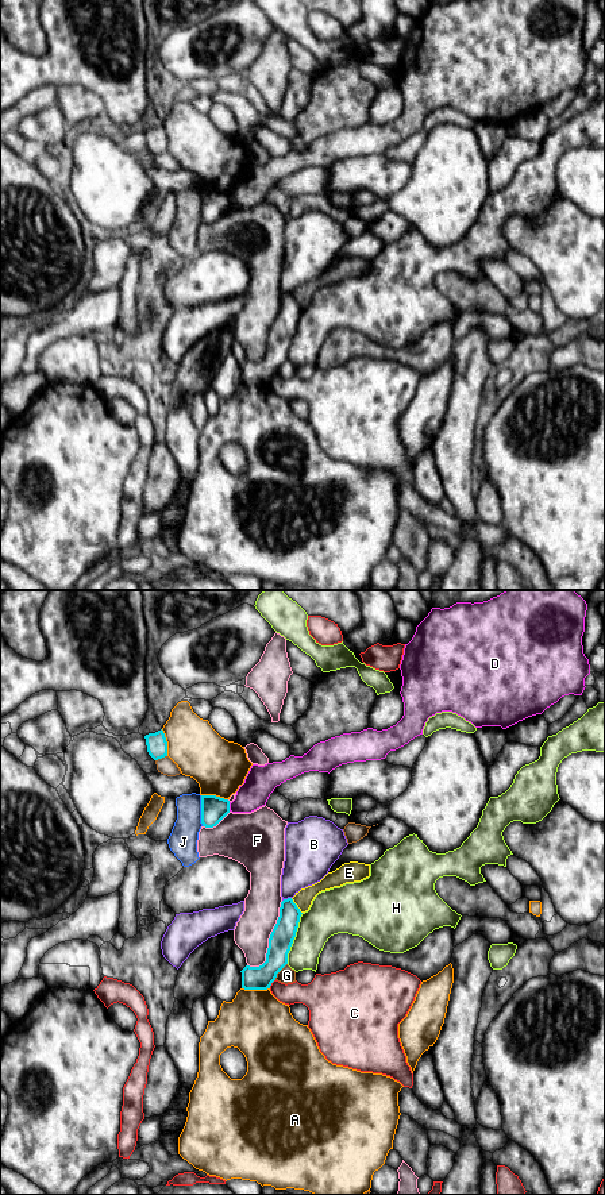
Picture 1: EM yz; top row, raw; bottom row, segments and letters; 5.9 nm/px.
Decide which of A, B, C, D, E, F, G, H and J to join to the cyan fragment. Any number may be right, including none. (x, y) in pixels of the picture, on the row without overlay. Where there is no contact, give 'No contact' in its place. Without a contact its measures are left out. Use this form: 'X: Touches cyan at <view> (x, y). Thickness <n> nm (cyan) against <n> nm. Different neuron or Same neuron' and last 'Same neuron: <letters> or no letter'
A: Touches cyan at yz (255, 384). Thickness 140 nm (cyan) against 380 nm. Different neuron
B: Touches cyan at yz (288, 293). Thickness 140 nm (cyan) against 280 nm. Different neuron
C: Touches cyan at yz (272, 377). Thickness 140 nm (cyan) against 140 nm. Different neuron
D: Touches cyan at yz (228, 201). Thickness 160 nm (cyan) against 190 nm. Different neuron
E: Touches cyan at yz (296, 301). Thickness 140 nm (cyan) against 100 nm. Different neuron
F: Touches cyan at yz (269, 335). Thickness 140 nm (cyan) against 220 nm. Different neuron
G: Touches cyan at yz (280, 365). Thickness 140 nm (cyan) against 100 nm. Different neuron
H: Touches cyan at yz (293, 334). Thickness 140 nm (cyan) against 240 nm. Different neuron
J: Touches cyan at yz (201, 205). Thickness 160 nm (cyan) against 180 nm. Different neuron
Same neuron: no letter

